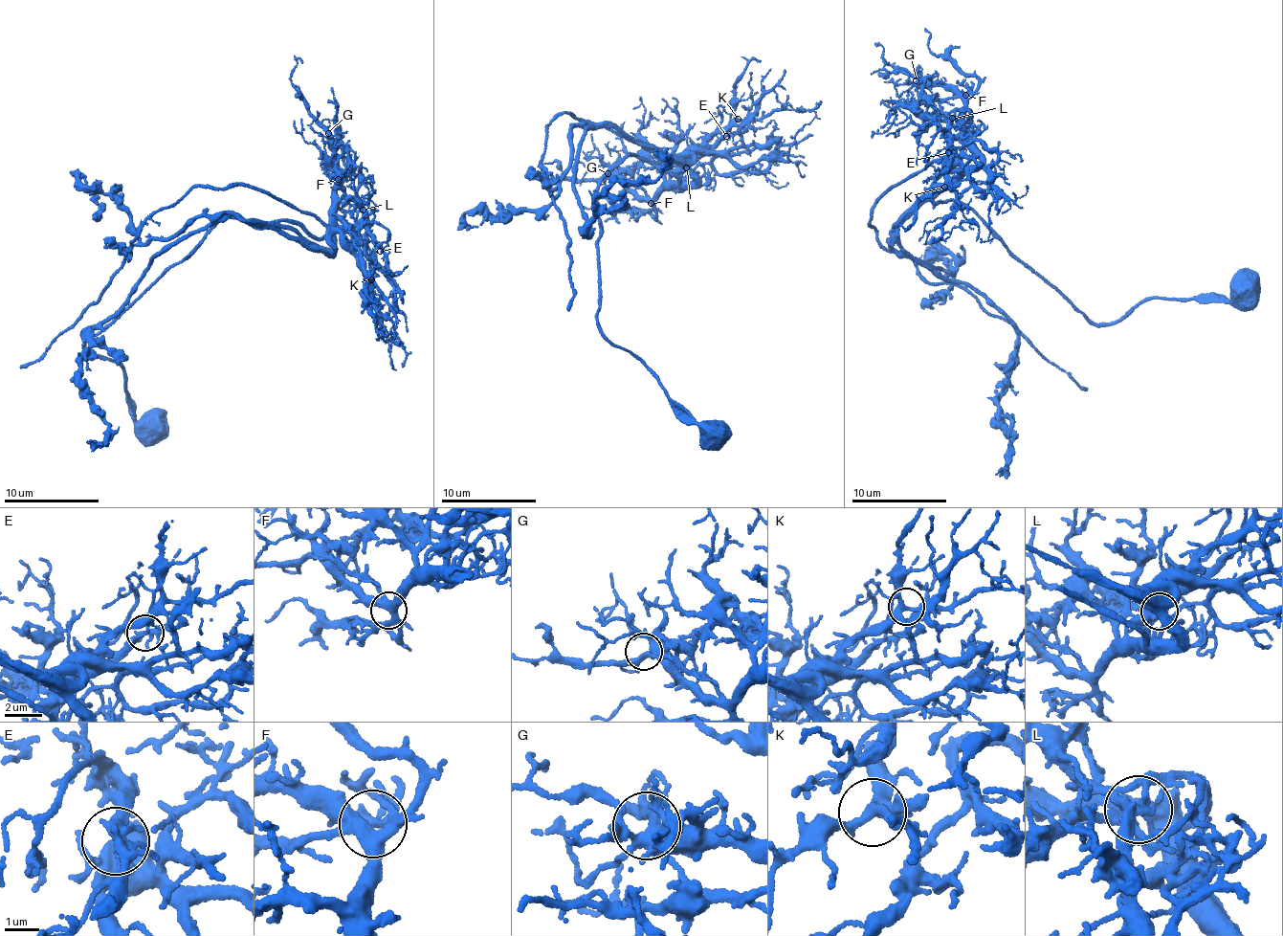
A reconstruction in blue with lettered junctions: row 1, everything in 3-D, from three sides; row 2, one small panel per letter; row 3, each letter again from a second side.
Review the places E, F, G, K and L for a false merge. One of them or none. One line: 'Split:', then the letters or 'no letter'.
Split: L

